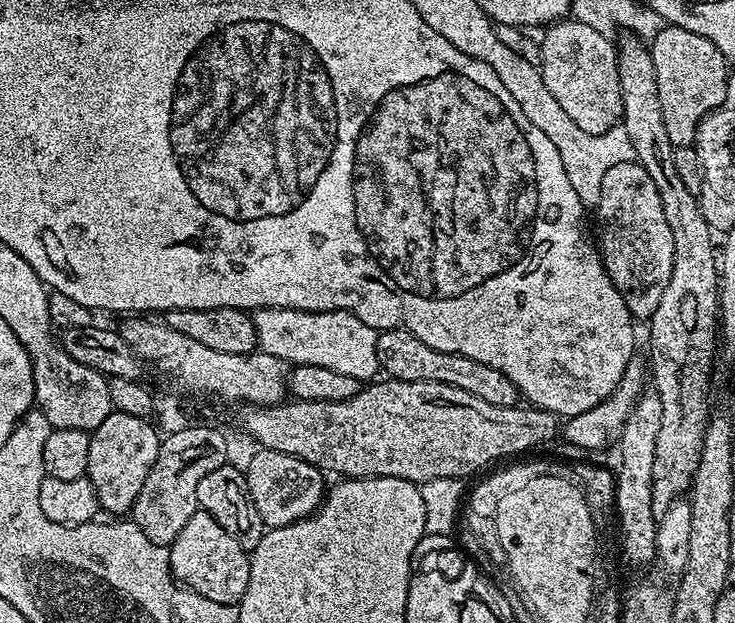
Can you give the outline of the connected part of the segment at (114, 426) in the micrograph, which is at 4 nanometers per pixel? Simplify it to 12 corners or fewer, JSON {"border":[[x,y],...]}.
{"border":[[112,411],[90,434],[101,509],[131,513],[161,433]]}

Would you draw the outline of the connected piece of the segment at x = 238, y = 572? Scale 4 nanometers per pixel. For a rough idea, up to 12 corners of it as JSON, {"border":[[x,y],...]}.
{"border":[[197,510],[168,548],[172,574],[239,605],[250,556]]}

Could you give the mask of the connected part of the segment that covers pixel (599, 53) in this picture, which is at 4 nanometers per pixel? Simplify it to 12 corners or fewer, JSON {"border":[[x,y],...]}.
{"border":[[575,18],[540,36],[542,82],[586,134],[621,123],[618,48]]}

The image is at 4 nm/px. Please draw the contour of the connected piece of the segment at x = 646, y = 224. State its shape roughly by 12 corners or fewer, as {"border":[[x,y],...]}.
{"border":[[635,160],[602,178],[598,251],[633,321],[670,282],[654,178]]}

